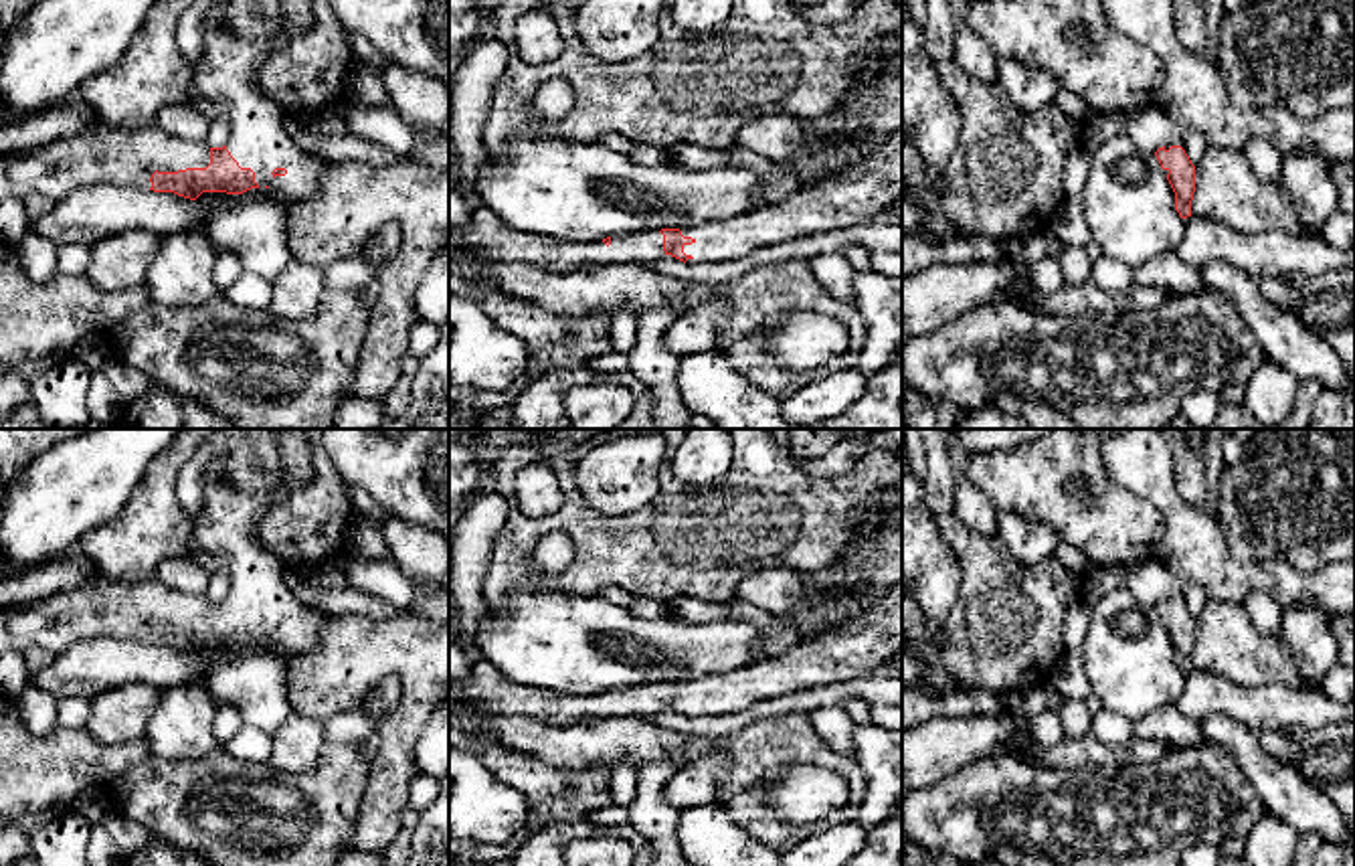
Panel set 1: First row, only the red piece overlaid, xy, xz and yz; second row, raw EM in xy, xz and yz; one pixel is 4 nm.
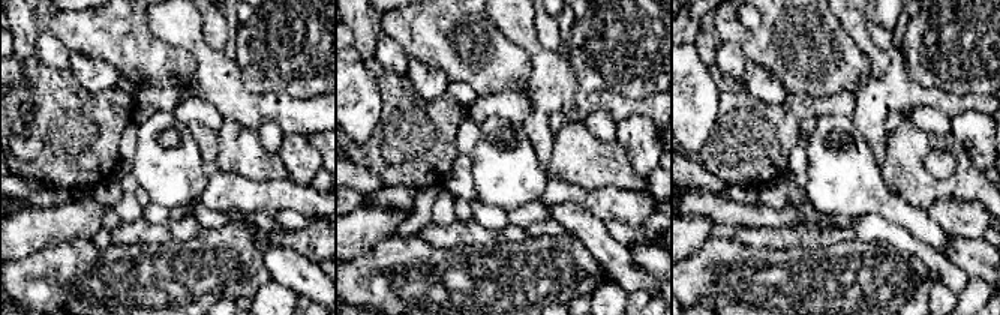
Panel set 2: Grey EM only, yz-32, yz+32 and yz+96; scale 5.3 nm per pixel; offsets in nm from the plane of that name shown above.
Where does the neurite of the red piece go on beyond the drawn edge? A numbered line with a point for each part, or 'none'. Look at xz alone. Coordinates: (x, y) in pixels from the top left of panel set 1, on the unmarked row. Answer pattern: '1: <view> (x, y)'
1: xz (862, 646)
2: xz (494, 695)

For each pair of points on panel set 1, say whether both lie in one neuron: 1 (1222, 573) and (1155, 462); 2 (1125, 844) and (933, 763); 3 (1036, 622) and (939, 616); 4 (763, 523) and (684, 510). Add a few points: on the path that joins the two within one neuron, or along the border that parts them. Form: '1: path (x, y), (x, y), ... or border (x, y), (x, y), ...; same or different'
1: path (1194, 545), (1188, 527), (1161, 490); same
2: border (998, 755), (961, 765), (923, 790); different
3: border (959, 569), (959, 593), (945, 624); different
4: path (743, 523), (704, 523); same

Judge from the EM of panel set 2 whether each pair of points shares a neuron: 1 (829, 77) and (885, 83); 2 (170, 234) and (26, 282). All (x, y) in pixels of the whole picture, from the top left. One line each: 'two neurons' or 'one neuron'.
1: two neurons
2: two neurons

